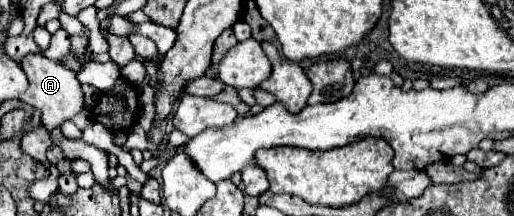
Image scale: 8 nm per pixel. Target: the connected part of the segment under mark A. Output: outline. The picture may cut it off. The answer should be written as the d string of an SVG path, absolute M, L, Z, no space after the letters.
M30 54L24 56L20 62L20 68L26 72L28 76L28 88L22 94L22 98L18 98L20 102L40 110L42 114L42 124L48 130L58 128L64 120L70 120L74 114L78 114L82 110L84 104L84 94L82 94L82 86L76 80L76 74L72 70L68 70L66 66L48 60L42 54Z

